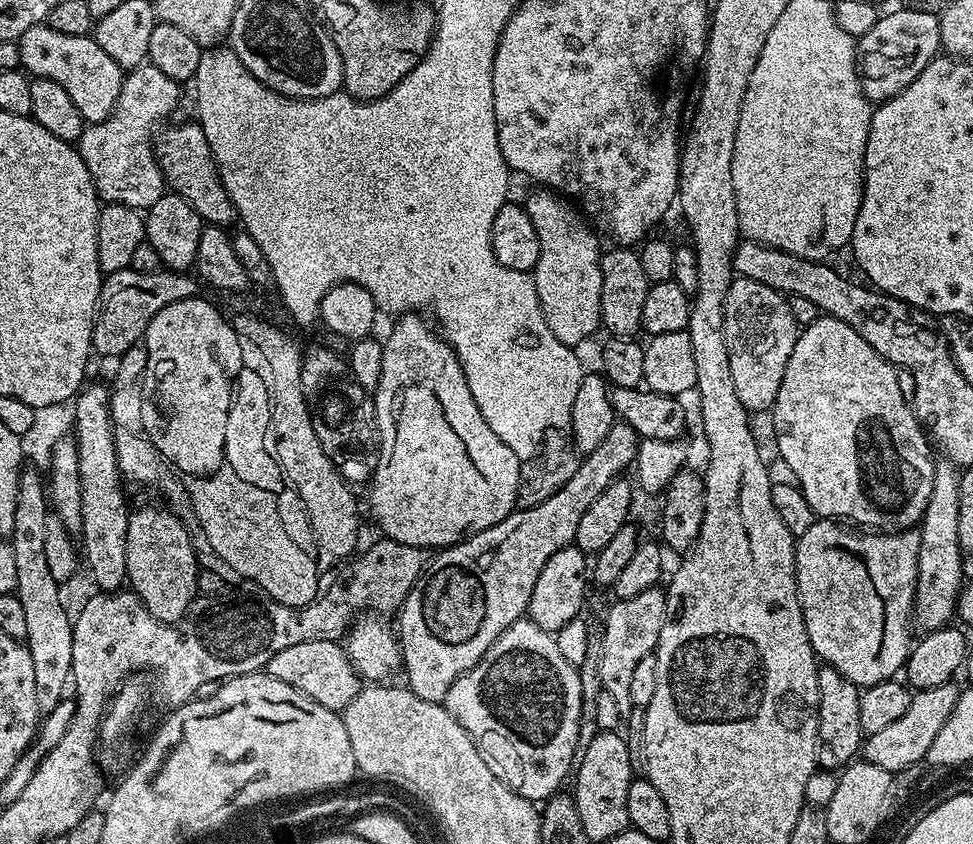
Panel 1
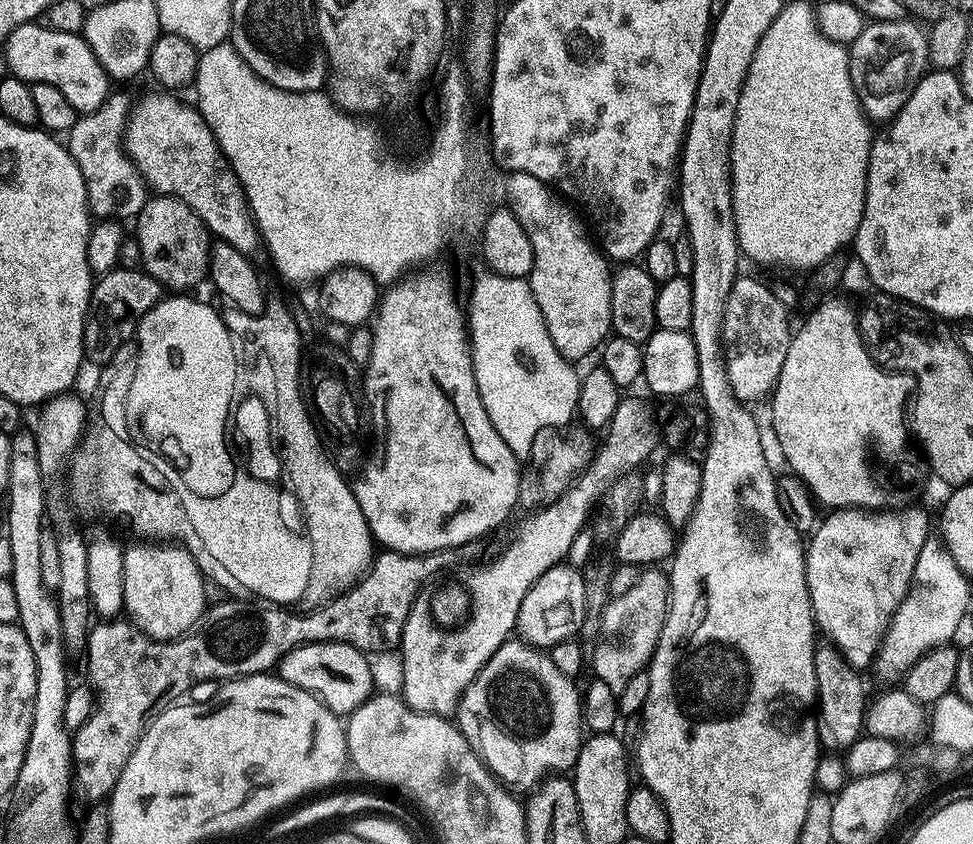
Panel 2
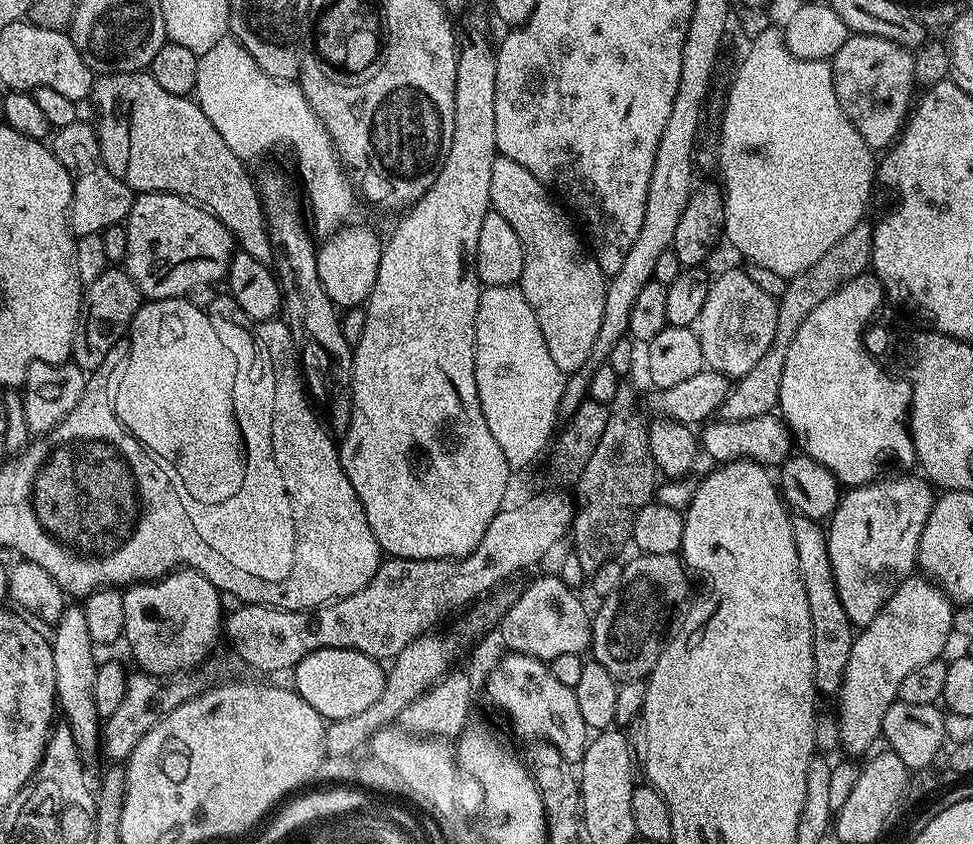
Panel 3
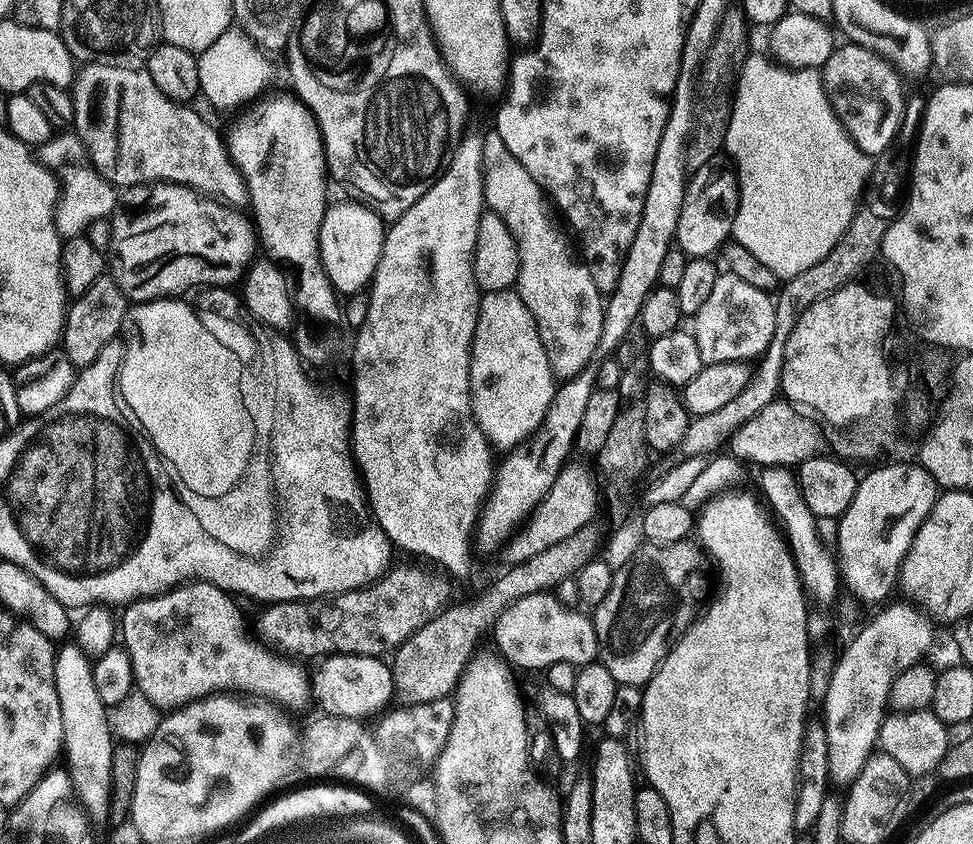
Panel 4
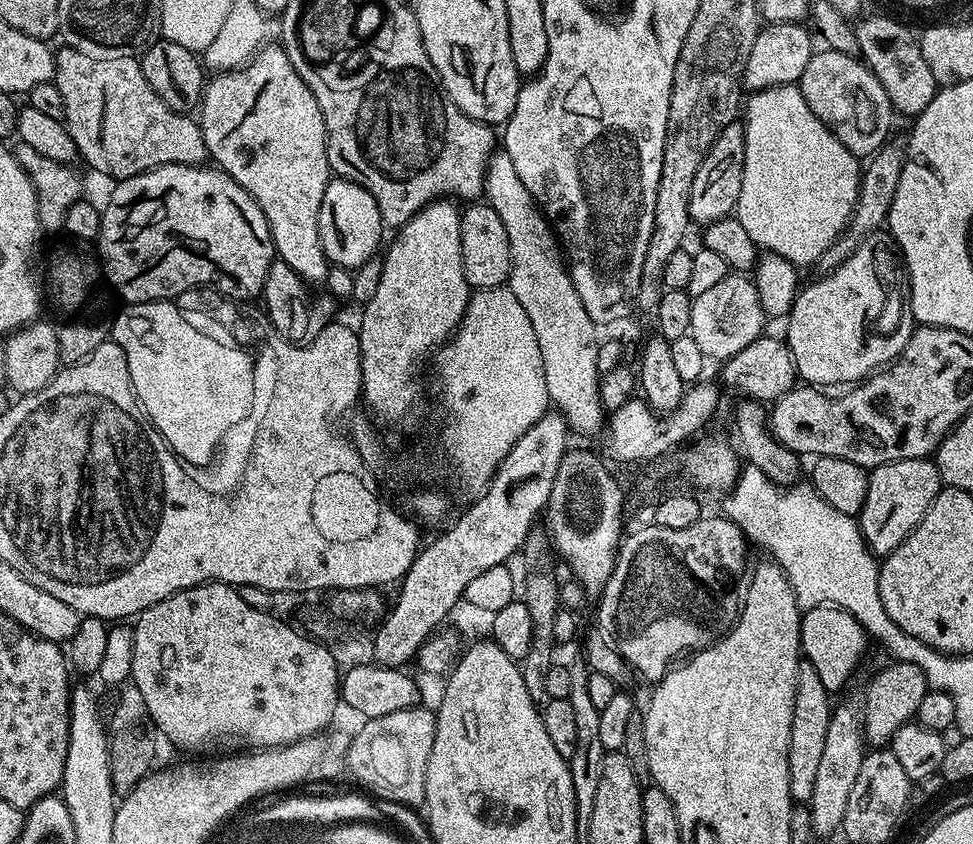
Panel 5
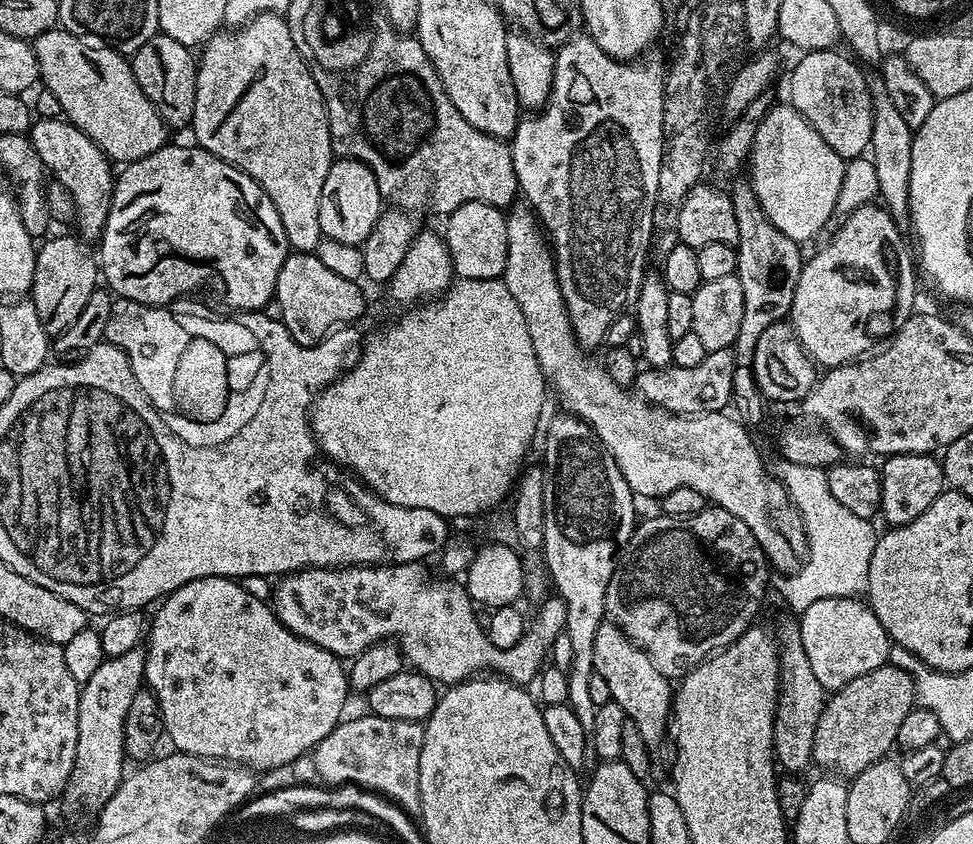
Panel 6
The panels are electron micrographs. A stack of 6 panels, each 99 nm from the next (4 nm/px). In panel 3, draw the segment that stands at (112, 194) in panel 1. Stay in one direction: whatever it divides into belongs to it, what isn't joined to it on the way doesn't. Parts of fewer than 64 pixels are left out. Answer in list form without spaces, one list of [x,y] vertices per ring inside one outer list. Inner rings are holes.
[[[78,118],[70,126],[55,129],[50,147],[58,162],[66,166],[73,178],[72,207],[68,209],[68,223],[72,225],[76,236],[104,233],[108,227],[128,219],[134,193],[123,180],[110,174],[105,166],[100,153],[100,139],[96,137],[96,129],[91,123],[87,124],[84,118]]]

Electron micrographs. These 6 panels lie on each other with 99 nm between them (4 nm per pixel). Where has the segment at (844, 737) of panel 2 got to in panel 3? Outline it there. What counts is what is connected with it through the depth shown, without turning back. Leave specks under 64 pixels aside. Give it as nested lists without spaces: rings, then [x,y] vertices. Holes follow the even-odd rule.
[[[801,516],[793,519],[792,529],[798,553],[799,577],[802,578],[803,589],[806,590],[807,602],[810,605],[816,689],[823,695],[824,693],[835,695],[840,689],[846,662],[850,658],[854,628],[848,620],[841,599],[838,598],[825,529],[819,521]]]

